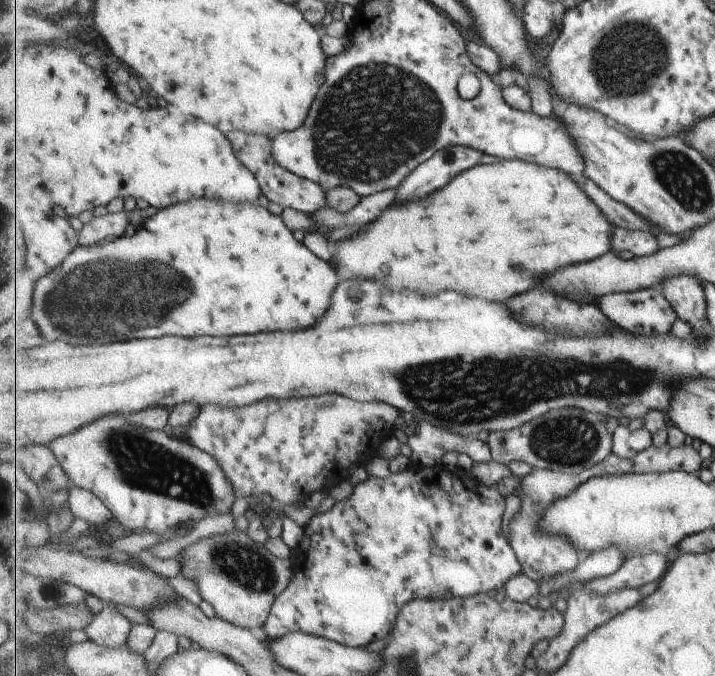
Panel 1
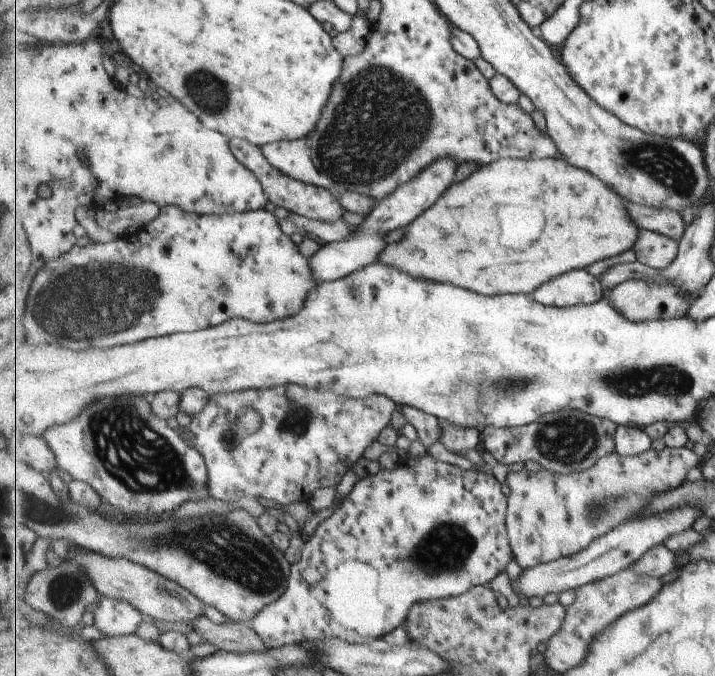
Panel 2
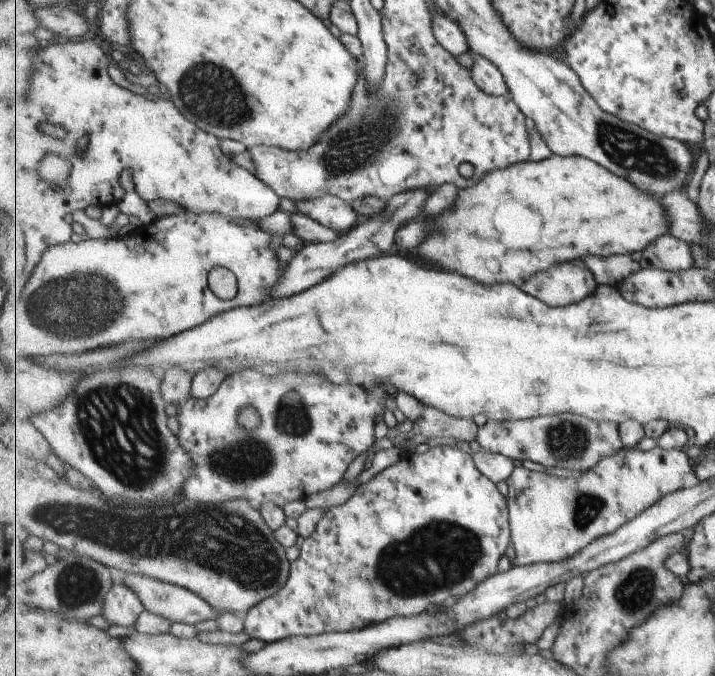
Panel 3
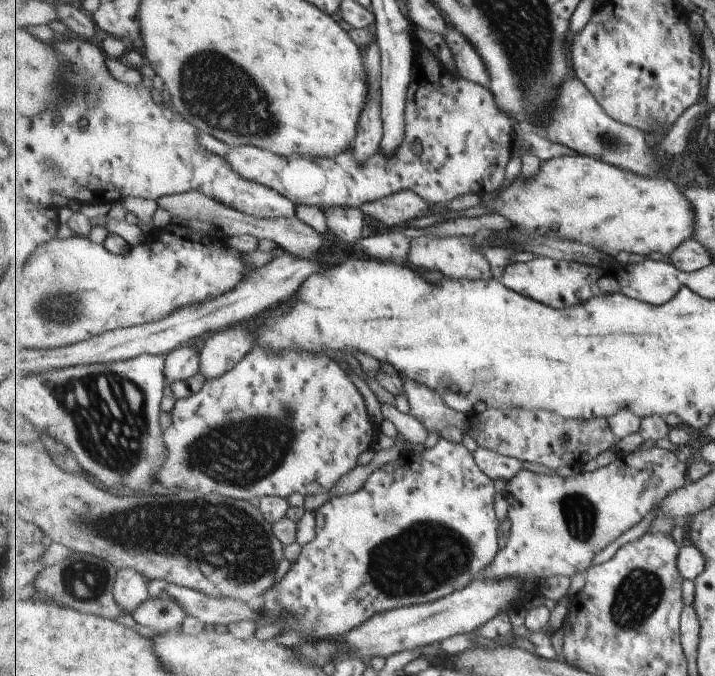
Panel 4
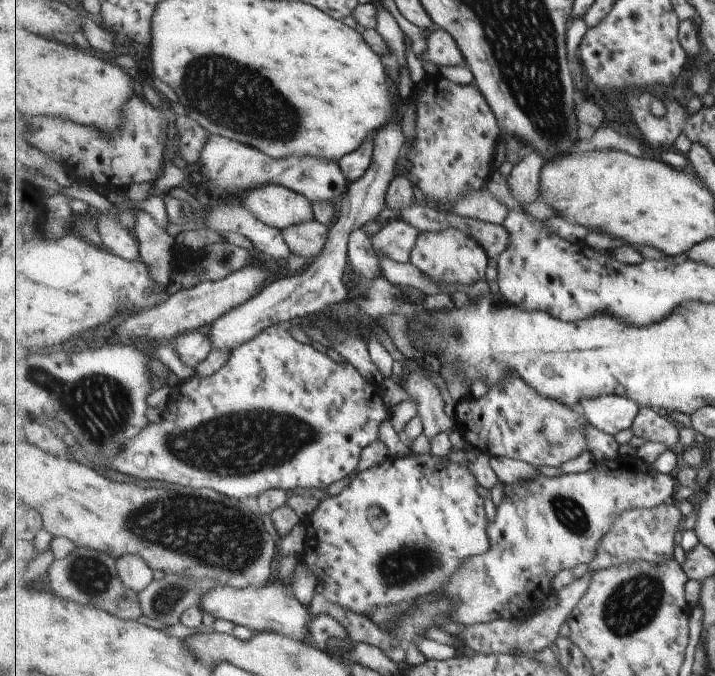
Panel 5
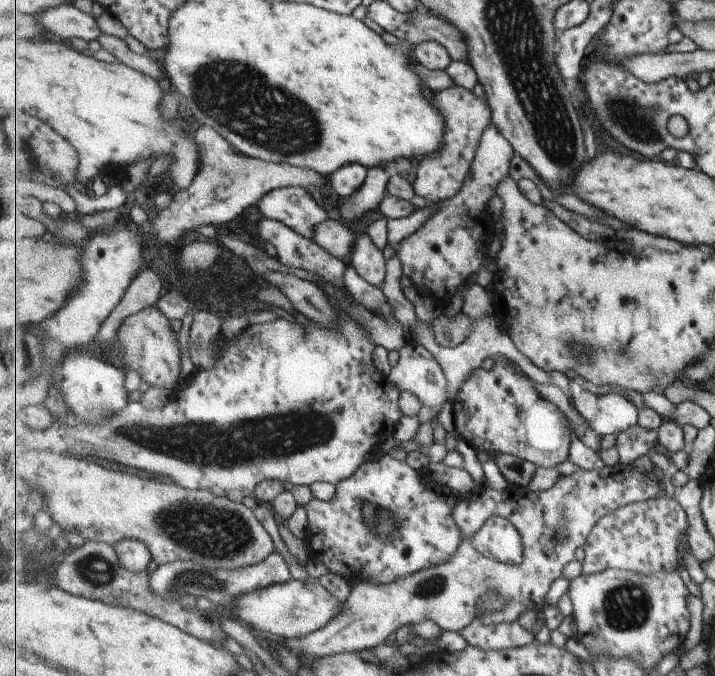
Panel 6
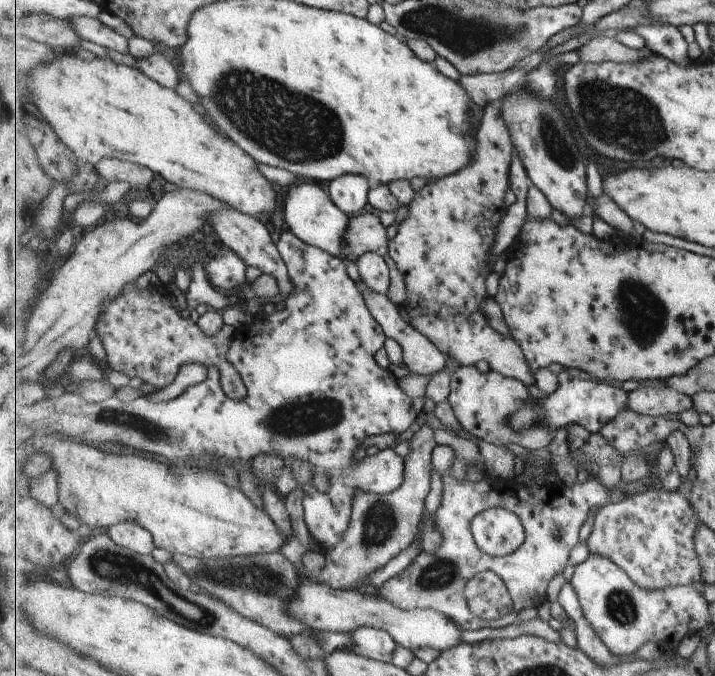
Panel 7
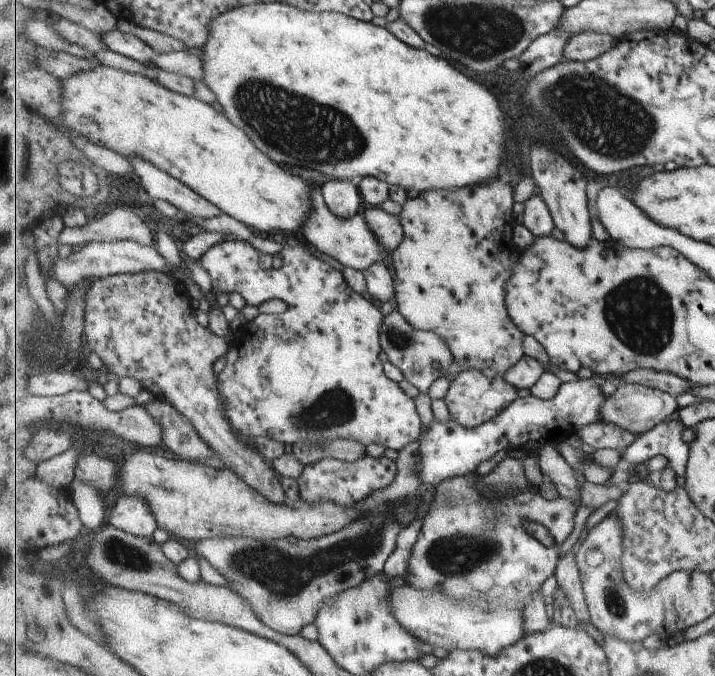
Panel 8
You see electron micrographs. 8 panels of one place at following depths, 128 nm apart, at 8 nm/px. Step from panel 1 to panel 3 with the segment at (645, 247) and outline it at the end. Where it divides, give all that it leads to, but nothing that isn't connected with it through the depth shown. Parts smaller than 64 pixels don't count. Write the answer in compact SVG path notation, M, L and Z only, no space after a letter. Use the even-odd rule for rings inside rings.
M667 233L642 251L642 268L664 271L684 271L694 268L694 258L688 242Z

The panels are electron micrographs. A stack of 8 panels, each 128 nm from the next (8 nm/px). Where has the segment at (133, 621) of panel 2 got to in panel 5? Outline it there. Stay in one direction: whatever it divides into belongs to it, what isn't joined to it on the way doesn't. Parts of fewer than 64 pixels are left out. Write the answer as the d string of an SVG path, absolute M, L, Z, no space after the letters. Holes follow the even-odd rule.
M129 555L117 562L118 578L125 588L139 594L152 582L153 569L140 556Z

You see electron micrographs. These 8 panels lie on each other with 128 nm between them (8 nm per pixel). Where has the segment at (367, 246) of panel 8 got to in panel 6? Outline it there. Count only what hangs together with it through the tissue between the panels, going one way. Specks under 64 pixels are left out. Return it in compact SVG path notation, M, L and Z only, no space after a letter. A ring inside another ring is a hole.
M301 187L273 189L261 198L257 208L265 218L281 221L308 239L314 235L315 227L328 219L323 205L319 206Z

